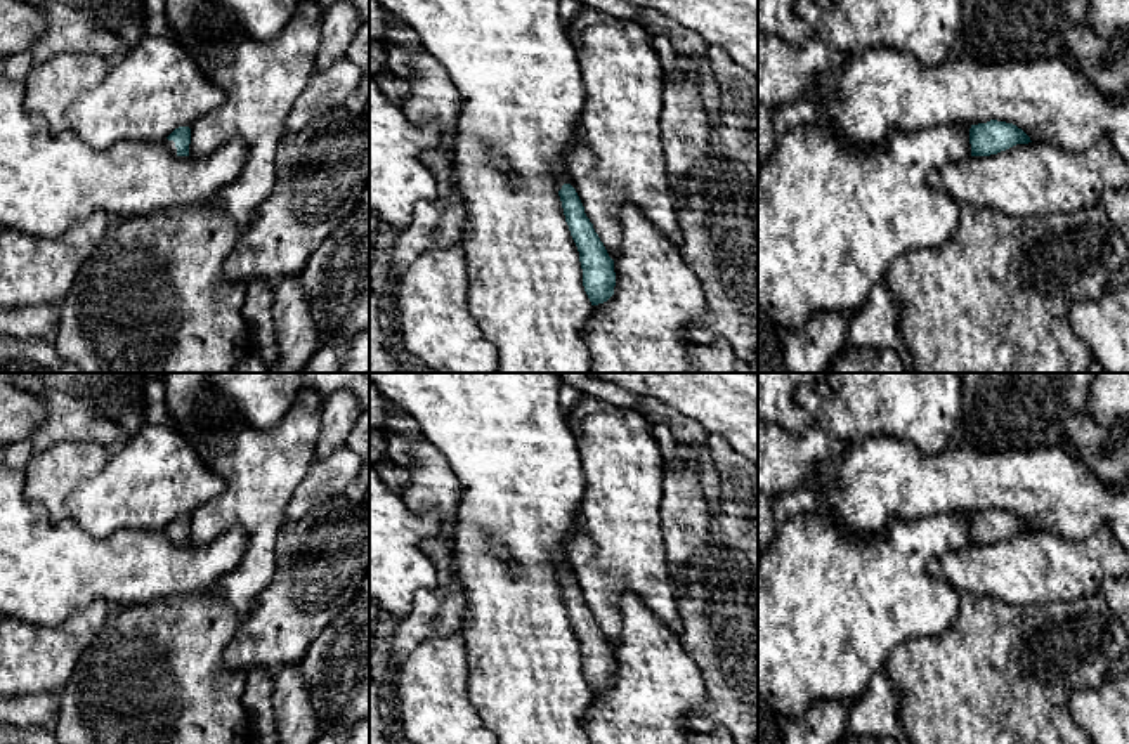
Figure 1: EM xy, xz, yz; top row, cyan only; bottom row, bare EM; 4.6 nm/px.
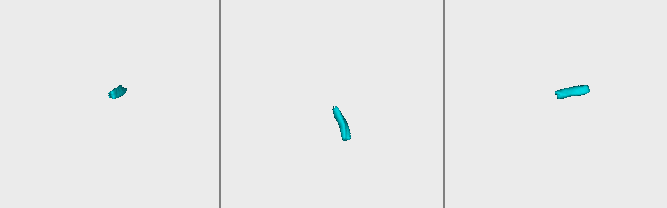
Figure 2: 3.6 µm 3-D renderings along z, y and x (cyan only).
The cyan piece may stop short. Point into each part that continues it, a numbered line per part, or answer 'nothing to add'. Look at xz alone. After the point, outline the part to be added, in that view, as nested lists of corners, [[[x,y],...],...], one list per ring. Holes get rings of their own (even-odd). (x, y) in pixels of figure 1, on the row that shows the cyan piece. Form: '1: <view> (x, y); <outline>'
nothing to add

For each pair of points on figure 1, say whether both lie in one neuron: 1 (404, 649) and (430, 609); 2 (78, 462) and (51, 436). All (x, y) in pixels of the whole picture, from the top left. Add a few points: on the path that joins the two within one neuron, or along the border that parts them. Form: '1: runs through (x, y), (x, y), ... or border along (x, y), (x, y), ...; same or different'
1: runs through (406, 639), (422, 620); same
2: border along (99, 443), (58, 441), (40, 451), (32, 451); different

